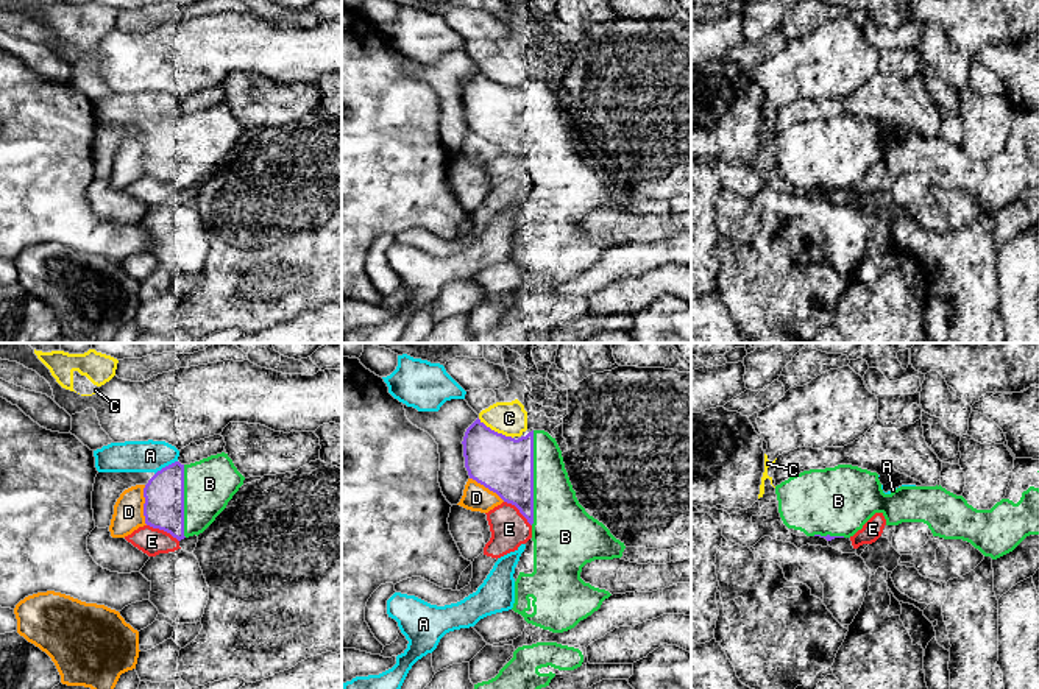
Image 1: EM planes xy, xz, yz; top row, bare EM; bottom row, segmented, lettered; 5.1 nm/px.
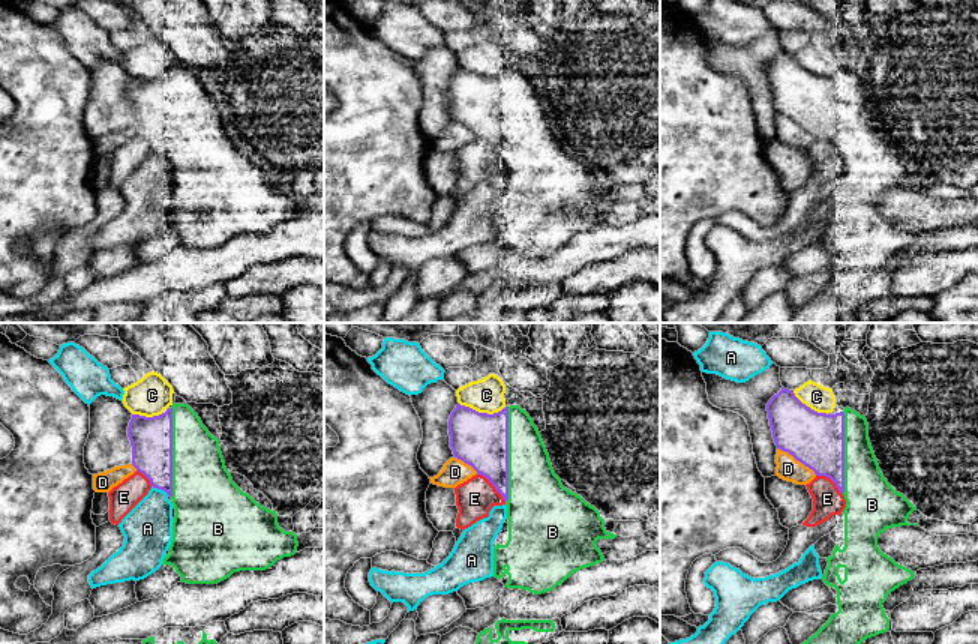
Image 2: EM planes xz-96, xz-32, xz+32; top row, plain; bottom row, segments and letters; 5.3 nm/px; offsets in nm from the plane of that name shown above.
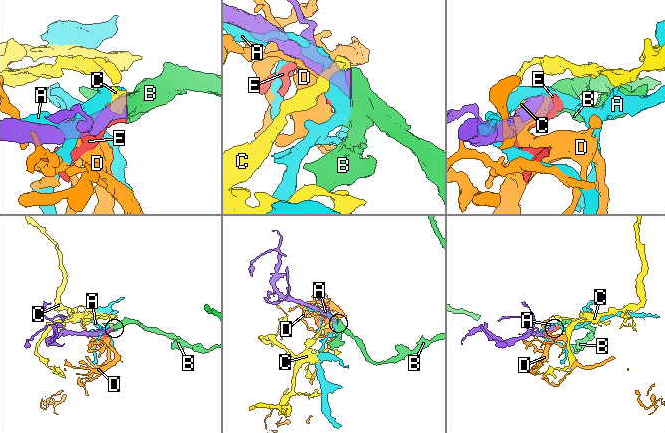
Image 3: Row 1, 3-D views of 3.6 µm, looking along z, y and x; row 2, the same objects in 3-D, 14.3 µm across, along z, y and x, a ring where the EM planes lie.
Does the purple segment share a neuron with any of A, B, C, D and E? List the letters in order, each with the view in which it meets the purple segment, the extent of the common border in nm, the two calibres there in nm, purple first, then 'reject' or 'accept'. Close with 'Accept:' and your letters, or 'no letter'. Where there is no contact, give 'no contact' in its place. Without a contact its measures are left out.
A: meets purple in xy; contact 140 nm long; 200 nm thick on the purple side, 160 nm on the other; reject
B: meets purple in xz; contact 480 nm long; 300 nm thick on the purple side, 260 nm on the other; accept
C: meets purple in xz; contact 220 nm long; 300 nm thick on the purple side, 180 nm on the other; reject
D: meets purple in xy; contact 200 nm long; 200 nm thick on the purple side, 160 nm on the other; reject
E: meets purple in xy; contact 190 nm long; 200 nm thick on the purple side, 140 nm on the other; reject
Accept: B

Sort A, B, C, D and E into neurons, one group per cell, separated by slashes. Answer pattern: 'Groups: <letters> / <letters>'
Groups: A / B / C / D / E

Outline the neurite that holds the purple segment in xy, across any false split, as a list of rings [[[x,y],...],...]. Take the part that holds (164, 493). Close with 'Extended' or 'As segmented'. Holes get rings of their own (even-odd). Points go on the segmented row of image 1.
[[[225,452],[190,465],[175,461],[144,488],[145,524],[178,541],[198,536],[226,508],[243,480]]]. Extended

